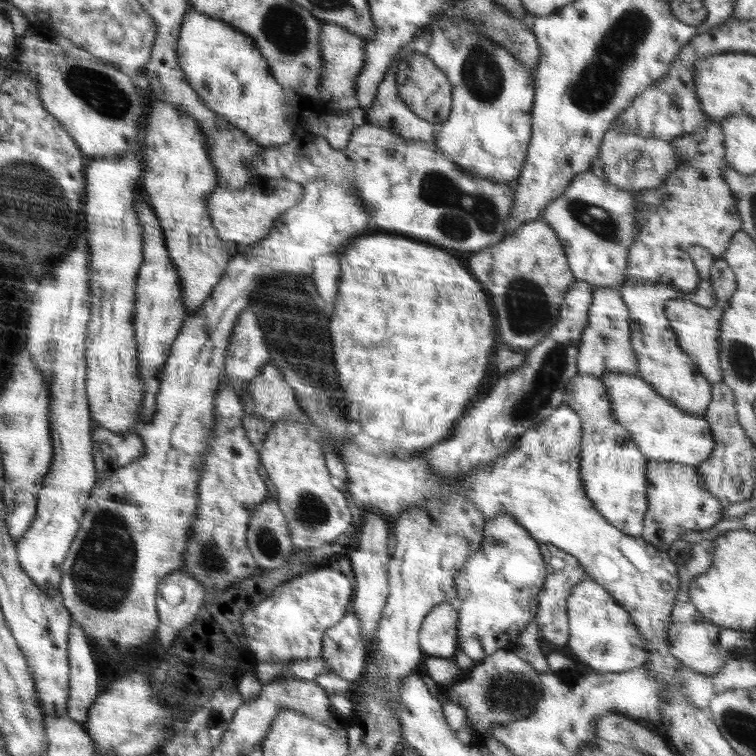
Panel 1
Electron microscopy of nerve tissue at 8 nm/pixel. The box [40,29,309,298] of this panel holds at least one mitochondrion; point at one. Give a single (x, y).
(101, 93)

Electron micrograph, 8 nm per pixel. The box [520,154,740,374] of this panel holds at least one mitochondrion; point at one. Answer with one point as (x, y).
(603, 224)

